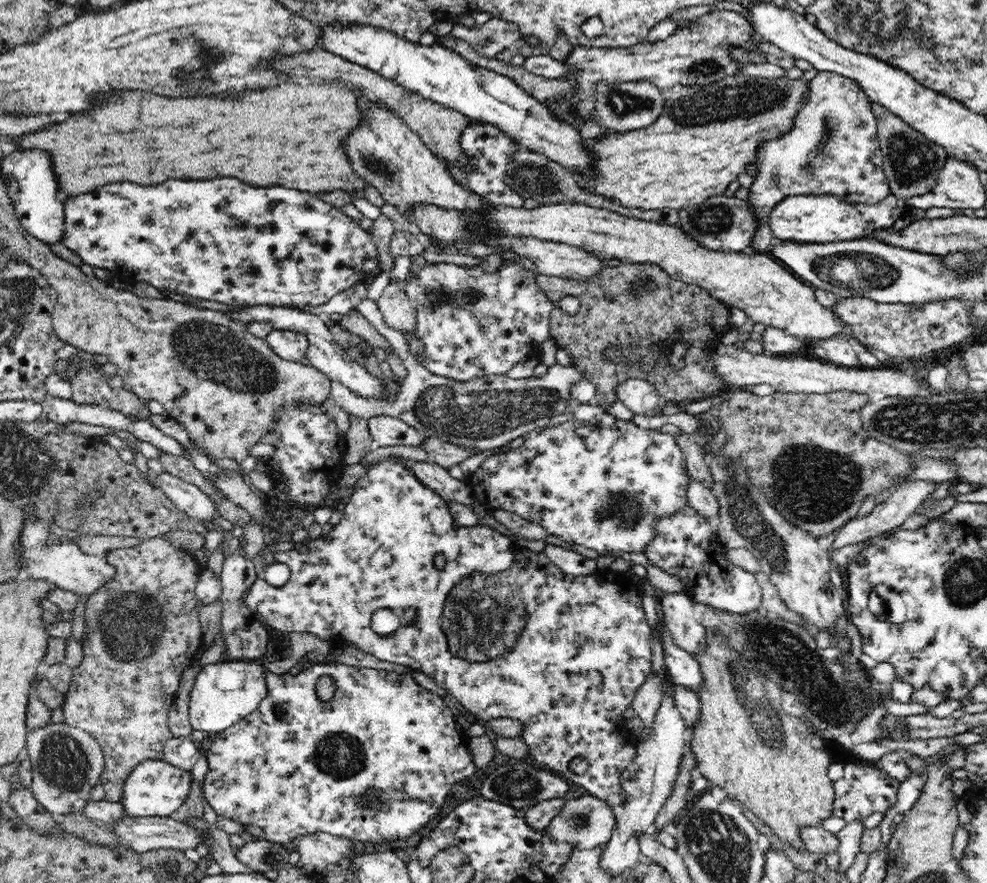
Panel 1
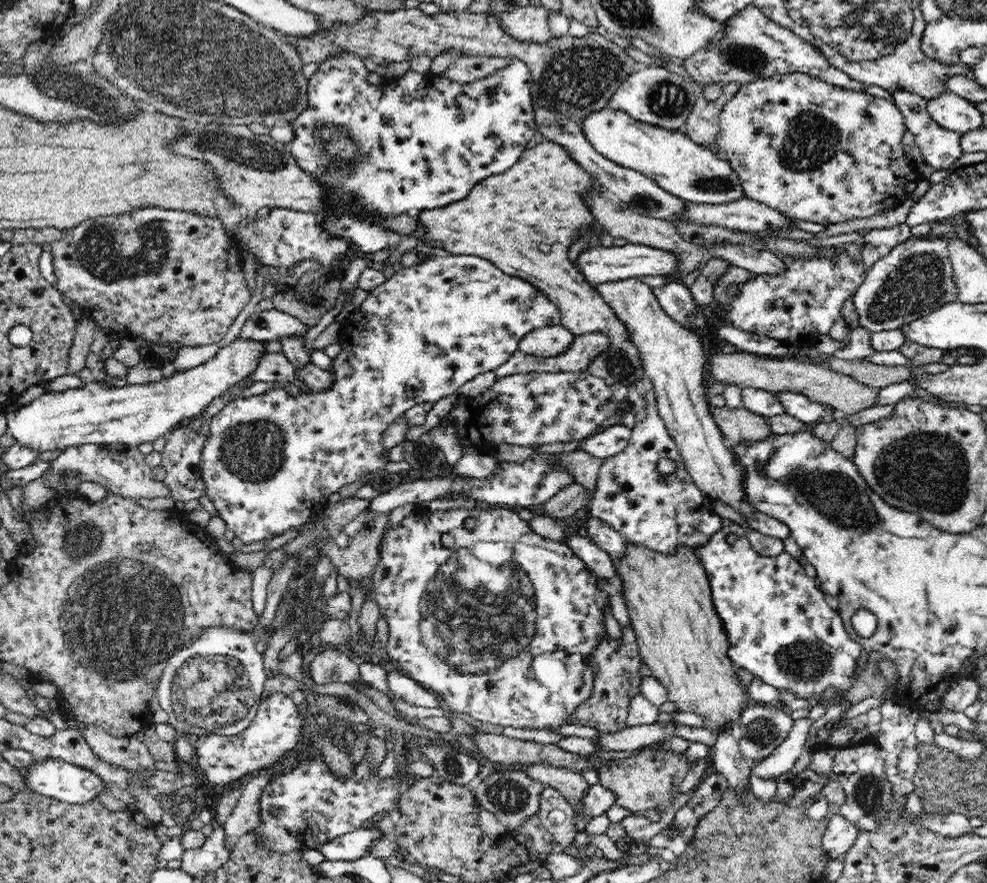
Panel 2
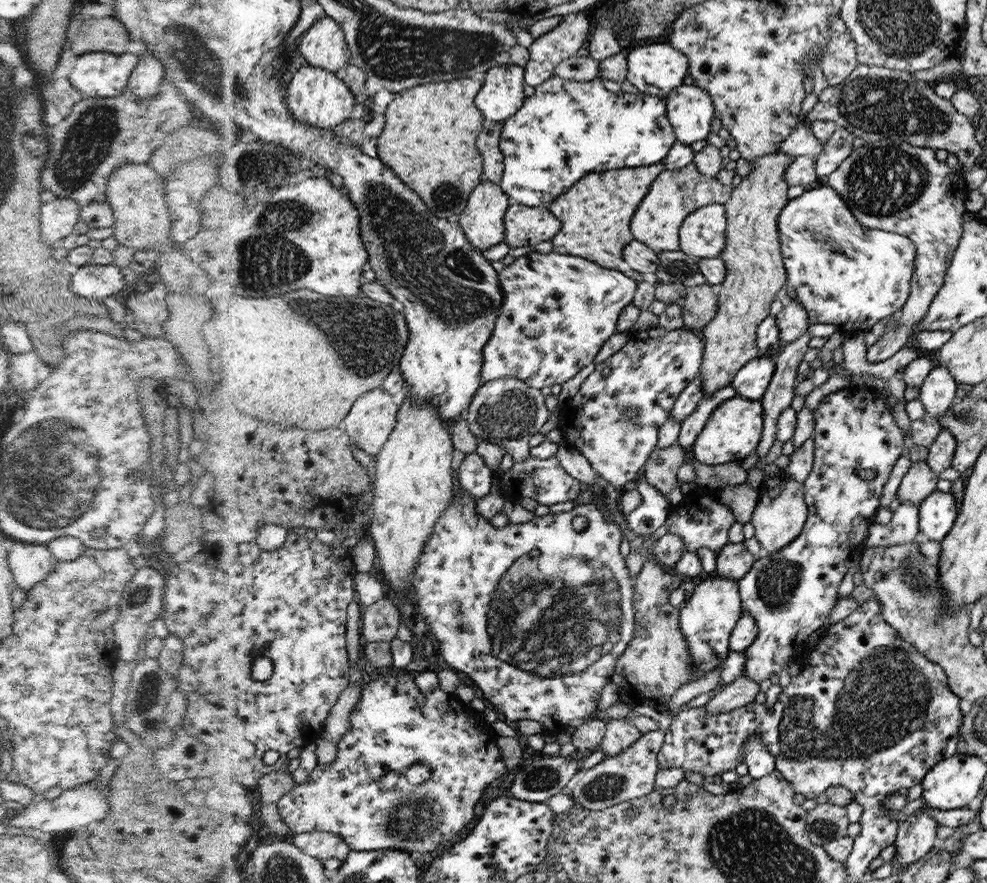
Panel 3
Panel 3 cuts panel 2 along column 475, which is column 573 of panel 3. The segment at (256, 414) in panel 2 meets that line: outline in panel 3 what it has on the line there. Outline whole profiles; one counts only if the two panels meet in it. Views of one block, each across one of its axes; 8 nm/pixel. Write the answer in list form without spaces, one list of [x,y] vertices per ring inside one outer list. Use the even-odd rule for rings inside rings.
[[[531,250],[506,265],[499,277],[504,280],[508,300],[504,300],[504,312],[499,312],[500,320],[495,320],[496,336],[491,336],[483,348],[483,381],[518,378],[534,388],[562,385],[584,366],[592,364],[603,344],[617,333],[620,315],[633,302],[638,286],[638,282],[618,269],[604,268],[586,257],[554,251],[544,254]]]

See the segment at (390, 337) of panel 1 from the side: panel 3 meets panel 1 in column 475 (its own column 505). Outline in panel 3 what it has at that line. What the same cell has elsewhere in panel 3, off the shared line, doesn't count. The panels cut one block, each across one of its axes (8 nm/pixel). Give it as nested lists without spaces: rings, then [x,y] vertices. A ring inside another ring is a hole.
[[[504,378],[491,380],[480,386],[466,417],[470,421],[474,436],[482,438],[484,442],[504,447],[514,462],[522,462],[530,458],[531,450],[528,442],[536,432],[540,432],[544,422],[550,418],[550,412],[538,388],[518,378]]]

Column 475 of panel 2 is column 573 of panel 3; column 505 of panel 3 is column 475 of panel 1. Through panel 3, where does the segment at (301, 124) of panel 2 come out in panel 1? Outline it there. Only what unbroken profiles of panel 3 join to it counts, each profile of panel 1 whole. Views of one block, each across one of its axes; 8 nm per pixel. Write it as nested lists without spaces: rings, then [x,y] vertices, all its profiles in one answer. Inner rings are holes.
[[[470,120],[470,126],[463,132],[462,144],[463,149],[471,154],[471,172],[469,174],[468,171],[458,170],[456,167],[447,164],[448,168],[451,169],[452,176],[460,184],[467,185],[472,191],[479,193],[481,197],[484,197],[495,207],[523,208],[524,198],[510,187],[506,187],[502,179],[508,166],[509,156],[520,149],[496,127]]]

